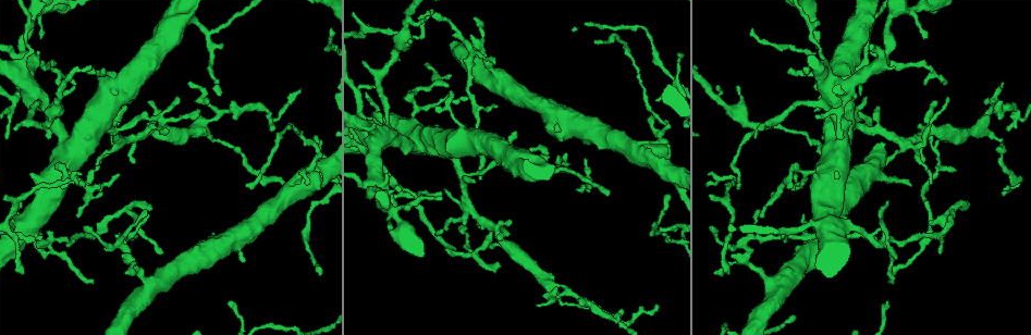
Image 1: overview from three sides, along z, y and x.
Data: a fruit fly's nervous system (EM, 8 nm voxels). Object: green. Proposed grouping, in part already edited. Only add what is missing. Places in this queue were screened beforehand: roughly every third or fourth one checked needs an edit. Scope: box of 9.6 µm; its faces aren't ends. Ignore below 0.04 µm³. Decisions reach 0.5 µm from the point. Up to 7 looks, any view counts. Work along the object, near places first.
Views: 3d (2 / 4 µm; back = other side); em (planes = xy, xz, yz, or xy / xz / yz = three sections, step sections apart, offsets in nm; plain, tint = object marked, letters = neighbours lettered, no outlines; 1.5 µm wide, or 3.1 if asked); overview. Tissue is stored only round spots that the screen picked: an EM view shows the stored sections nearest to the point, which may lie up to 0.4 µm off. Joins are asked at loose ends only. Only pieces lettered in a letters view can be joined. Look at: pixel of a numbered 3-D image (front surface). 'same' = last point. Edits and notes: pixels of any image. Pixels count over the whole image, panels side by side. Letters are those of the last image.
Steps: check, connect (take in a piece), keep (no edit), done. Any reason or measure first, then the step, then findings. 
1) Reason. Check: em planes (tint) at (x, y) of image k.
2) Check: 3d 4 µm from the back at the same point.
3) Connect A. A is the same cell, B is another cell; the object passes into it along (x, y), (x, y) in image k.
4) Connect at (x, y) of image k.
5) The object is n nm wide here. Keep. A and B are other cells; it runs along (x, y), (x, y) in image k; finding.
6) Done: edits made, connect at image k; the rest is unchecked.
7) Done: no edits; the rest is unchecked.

Thin end. Check: 3d 4 µm at (57, 84) of image 1.

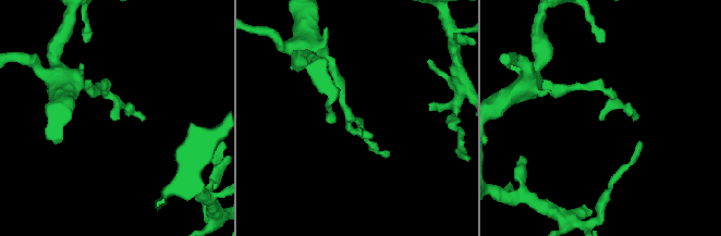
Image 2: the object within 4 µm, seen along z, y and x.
Shape alone is not enough. Check: em planes (letters) at (600, 118) of image 2.

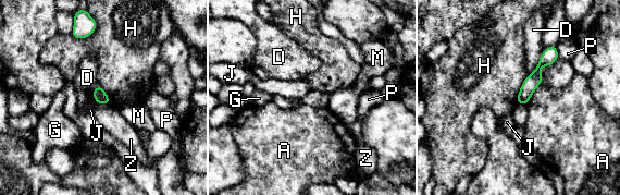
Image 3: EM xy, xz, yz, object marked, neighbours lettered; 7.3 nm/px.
Keep. A, D, G, H, J, M, P and Z are other cells; it runs along (553, 48), (520, 101) in image 3; no lettered piece goes on from it.

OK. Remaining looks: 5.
Free end. Check: em planes (plain) at (497, 105) of image 1.

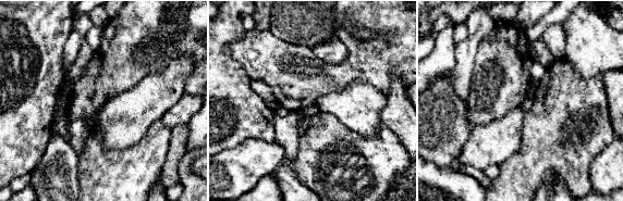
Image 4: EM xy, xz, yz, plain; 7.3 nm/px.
Check: em planes (letters) at the same point.

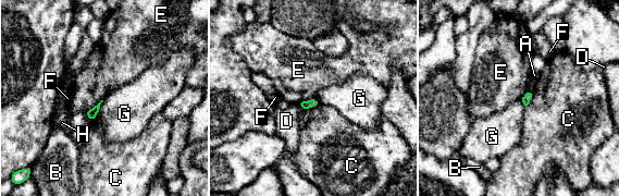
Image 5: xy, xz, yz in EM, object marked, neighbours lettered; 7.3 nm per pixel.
The object is 70 nm wide here; the longest contact is with E, 170 nm. Keep. A, B, C, D, E, F, G and H are other cells; none of them fits.

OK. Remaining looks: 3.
Thin end. Check: 3d 4 µm at (655, 304) of image 1.

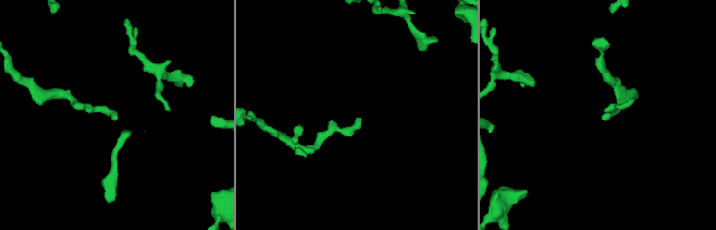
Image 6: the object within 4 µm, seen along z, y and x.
Check: em xz step 8 (letters) at (603, 119) of image 6.

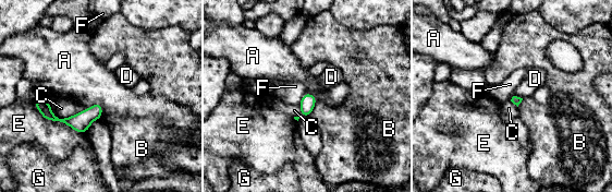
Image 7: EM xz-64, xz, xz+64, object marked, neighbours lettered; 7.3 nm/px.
Cut it another way. Check: em planes (letters) at the same point.

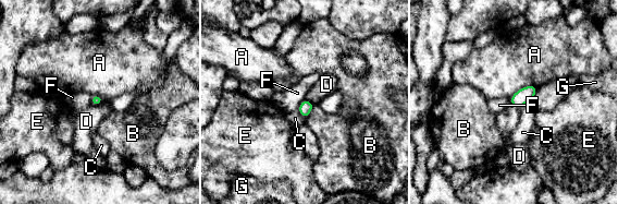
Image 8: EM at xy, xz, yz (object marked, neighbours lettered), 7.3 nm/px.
The object is 70 nm wide here. Keep. A, B, C, D, E, F and G are other cells; no lettered piece goes on from it.

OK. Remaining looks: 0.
Done: no edits; the rest is unchecked.

